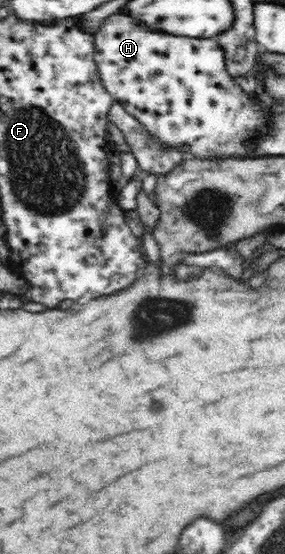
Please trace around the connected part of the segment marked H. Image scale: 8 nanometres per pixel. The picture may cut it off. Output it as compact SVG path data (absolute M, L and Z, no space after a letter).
M112 16L93 35L95 61L104 85L123 109L142 121L152 133L160 135L164 143L182 145L189 155L200 157L248 157L242 139L251 135L268 110L259 110L249 102L239 85L232 80L224 67L222 51L214 37L184 37L150 32L139 28L133 20L120 20L125 16Z

